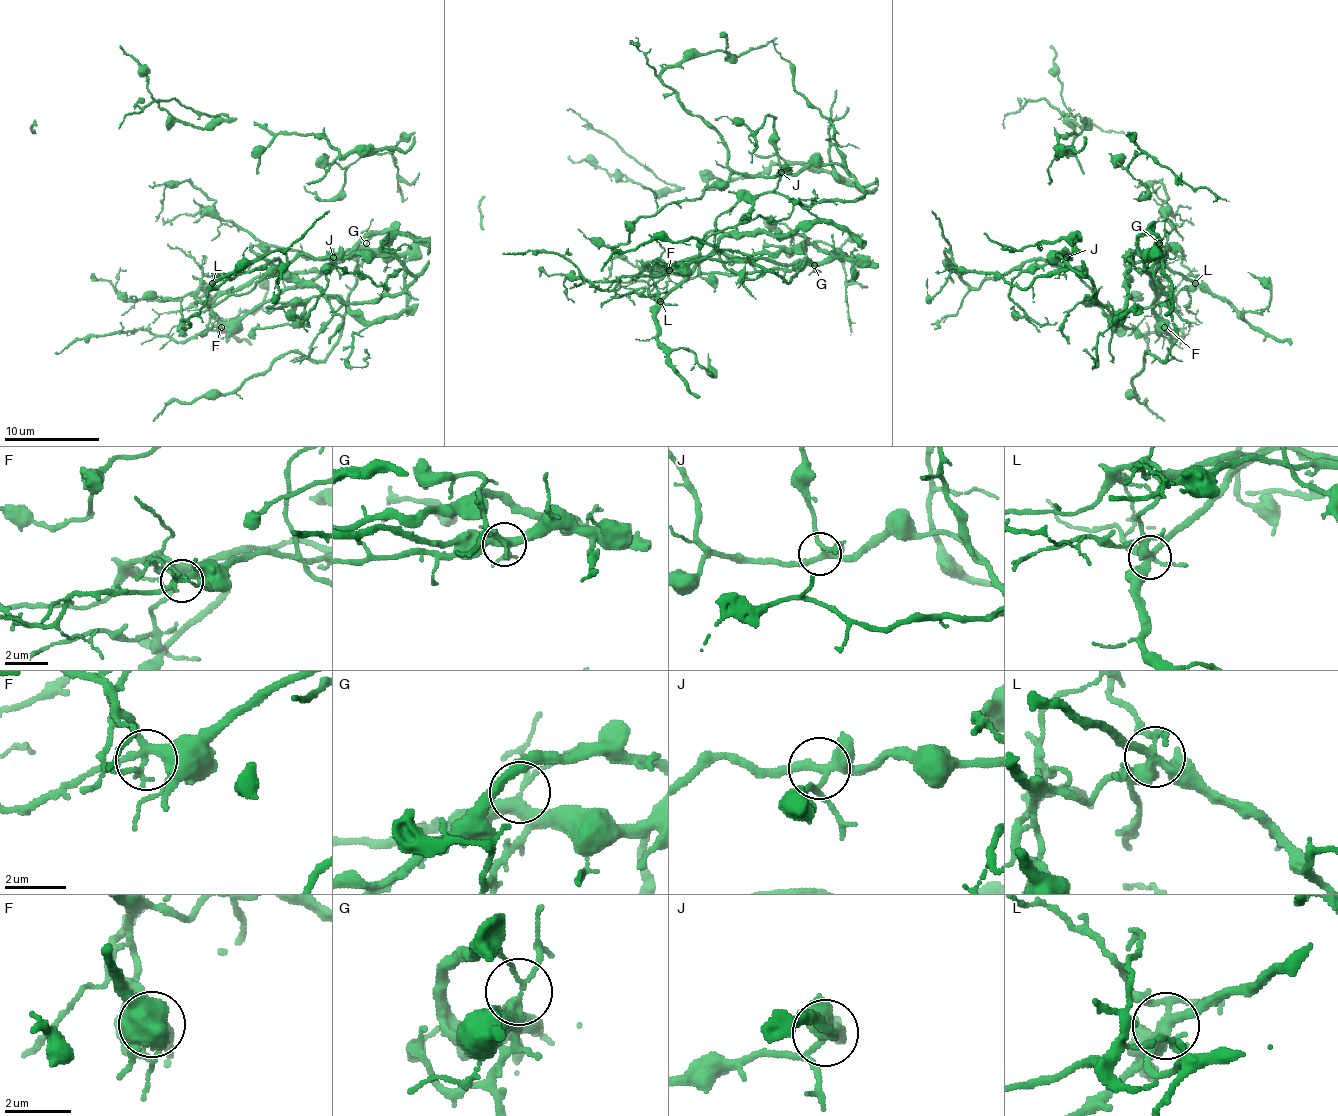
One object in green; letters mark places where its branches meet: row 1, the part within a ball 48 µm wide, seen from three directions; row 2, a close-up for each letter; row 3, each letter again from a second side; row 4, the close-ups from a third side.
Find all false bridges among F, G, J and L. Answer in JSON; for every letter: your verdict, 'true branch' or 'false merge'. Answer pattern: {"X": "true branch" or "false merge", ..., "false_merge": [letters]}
{"F": "false merge", "G": "true branch", "J": "true branch", "L": "false merge", "false_merge": ["F", "L"]}

